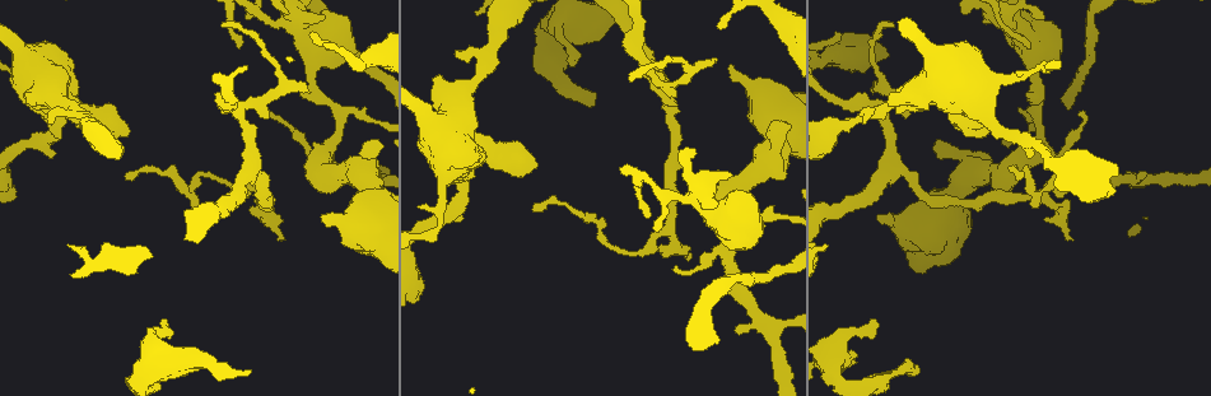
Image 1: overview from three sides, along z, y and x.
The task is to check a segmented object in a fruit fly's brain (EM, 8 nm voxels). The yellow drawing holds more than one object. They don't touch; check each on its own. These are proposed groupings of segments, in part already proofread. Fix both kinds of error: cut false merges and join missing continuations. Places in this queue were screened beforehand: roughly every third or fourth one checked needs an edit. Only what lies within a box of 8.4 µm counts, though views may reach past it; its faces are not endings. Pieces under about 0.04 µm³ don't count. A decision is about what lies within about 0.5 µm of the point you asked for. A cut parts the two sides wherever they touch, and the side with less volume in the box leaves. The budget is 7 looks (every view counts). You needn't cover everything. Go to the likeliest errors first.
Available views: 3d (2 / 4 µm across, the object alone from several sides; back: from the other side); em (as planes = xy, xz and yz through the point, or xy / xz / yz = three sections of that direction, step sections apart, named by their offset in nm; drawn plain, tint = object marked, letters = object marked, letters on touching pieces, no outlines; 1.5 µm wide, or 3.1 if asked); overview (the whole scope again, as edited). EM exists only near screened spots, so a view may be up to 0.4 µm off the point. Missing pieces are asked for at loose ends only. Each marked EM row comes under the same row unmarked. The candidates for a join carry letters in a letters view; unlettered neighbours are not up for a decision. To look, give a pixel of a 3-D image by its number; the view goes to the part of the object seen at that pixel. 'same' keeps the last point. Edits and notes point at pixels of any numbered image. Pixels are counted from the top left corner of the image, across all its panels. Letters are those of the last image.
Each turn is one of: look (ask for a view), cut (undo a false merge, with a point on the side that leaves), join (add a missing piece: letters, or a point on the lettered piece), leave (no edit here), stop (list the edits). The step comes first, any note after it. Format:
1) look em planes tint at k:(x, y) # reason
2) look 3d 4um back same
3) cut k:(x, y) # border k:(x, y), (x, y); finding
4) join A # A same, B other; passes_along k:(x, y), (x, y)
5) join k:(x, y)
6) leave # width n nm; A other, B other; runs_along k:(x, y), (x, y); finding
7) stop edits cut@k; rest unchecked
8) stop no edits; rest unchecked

look em xz step 4 letters at 1:(592, 103) # an open end

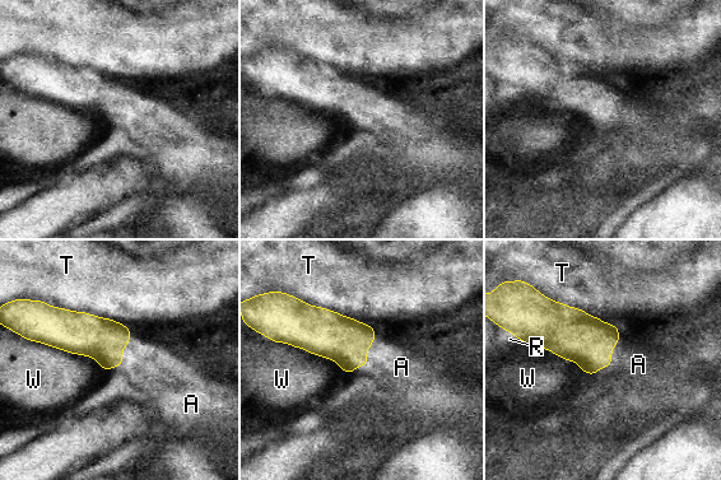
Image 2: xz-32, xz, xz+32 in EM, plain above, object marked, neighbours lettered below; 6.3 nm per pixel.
look em planes letters same

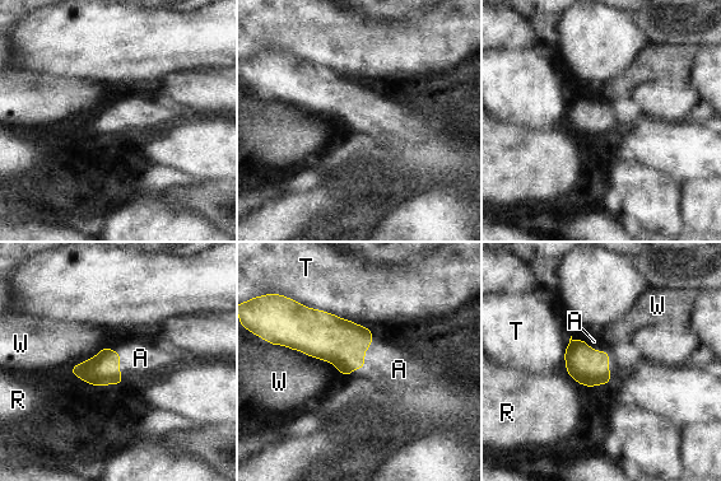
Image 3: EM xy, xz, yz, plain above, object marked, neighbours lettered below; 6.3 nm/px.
join A # longest_contact T 500 nm; A same, R other, T other, W other; passes_along 3:(587, 367), (608, 355), (594, 341); it goes on there

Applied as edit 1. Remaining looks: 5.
look overview # redraw

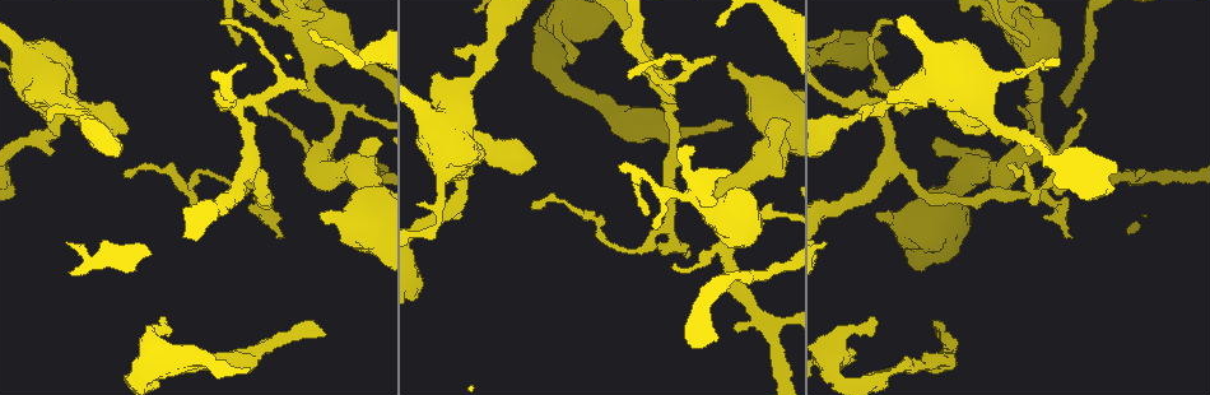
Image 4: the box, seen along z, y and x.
look 3d 2um at 4:(841, 32) # an open end

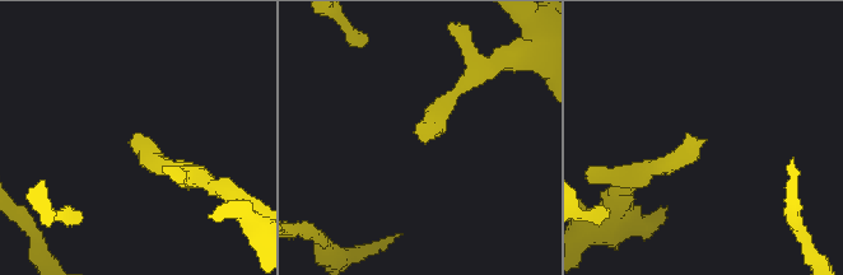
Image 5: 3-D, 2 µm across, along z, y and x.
look em planes letters at 5:(138, 136)

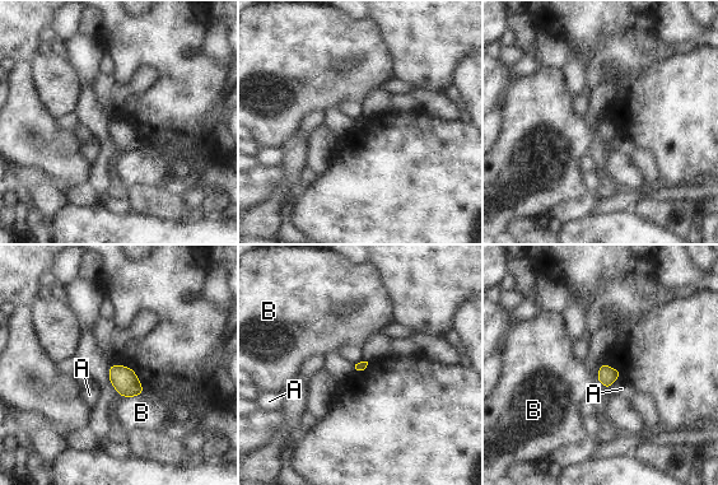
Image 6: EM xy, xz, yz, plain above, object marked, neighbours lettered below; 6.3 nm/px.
leave # A other, B other; no lettered piece goes on from it

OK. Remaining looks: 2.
look 3d 2um at 4:(125, 176) # branch stops here

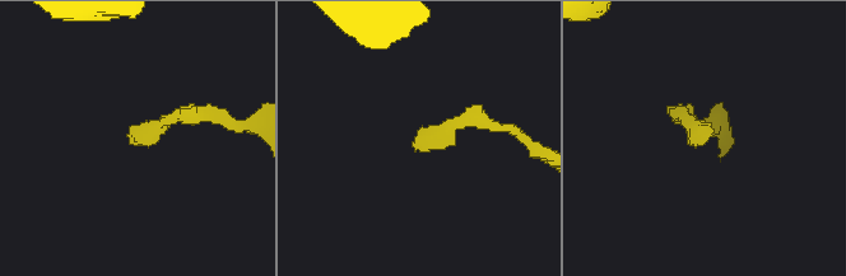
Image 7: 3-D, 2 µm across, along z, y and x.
look em planes letters at 7:(134, 136) # shape alone is not enough

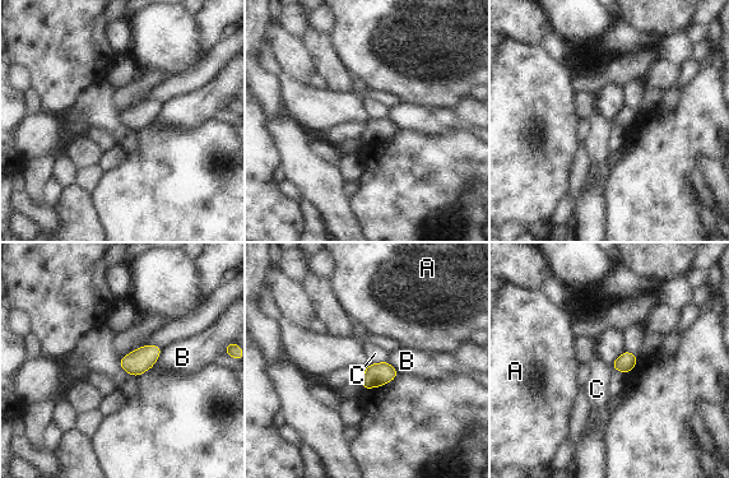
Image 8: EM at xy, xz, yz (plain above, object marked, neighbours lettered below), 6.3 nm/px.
leave # width 110 nm; A other, B other, C other; border 8:(386, 361), (370, 363); no lettered piece goes on from it

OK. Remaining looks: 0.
stop edits join@3; rest unchecked

